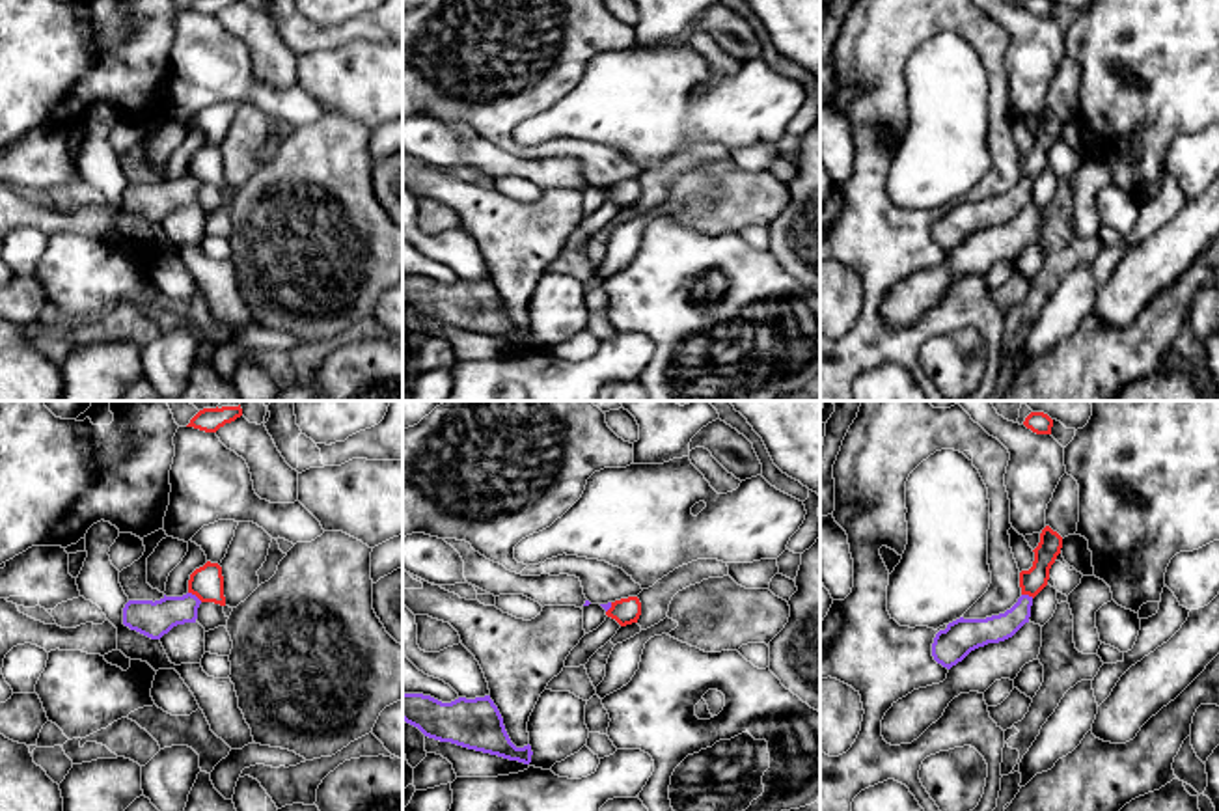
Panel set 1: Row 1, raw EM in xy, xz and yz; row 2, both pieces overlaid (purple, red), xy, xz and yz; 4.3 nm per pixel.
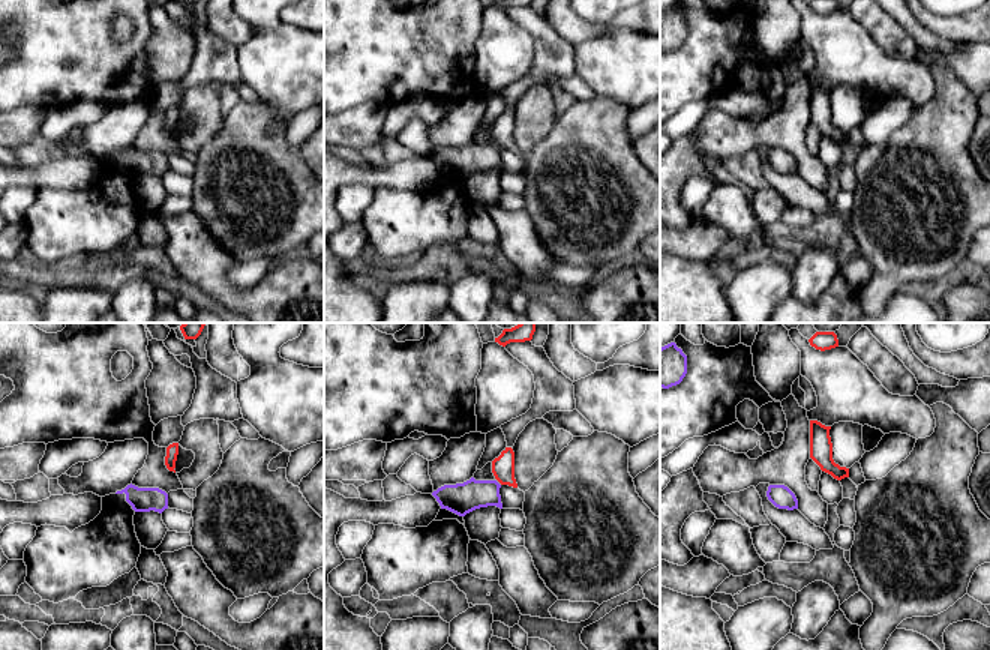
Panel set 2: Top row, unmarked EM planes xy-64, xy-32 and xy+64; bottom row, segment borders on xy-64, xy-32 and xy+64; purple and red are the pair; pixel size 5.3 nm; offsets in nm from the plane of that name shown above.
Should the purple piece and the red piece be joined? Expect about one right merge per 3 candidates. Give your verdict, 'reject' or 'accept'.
reject

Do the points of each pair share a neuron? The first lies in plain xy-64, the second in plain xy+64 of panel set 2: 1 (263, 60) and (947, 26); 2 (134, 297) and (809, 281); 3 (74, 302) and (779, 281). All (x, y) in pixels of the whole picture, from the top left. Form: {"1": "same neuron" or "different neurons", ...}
{"1": "different neurons", "2": "same neuron", "3": "same neuron"}

